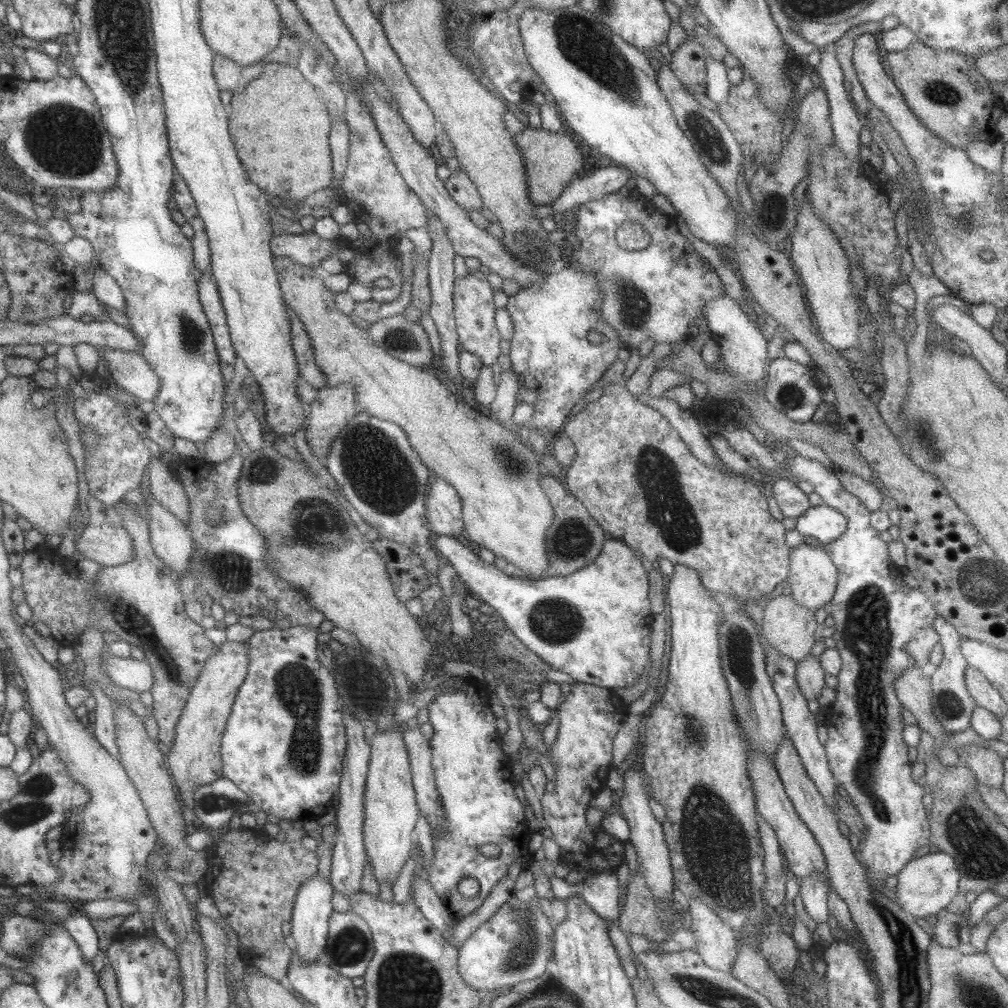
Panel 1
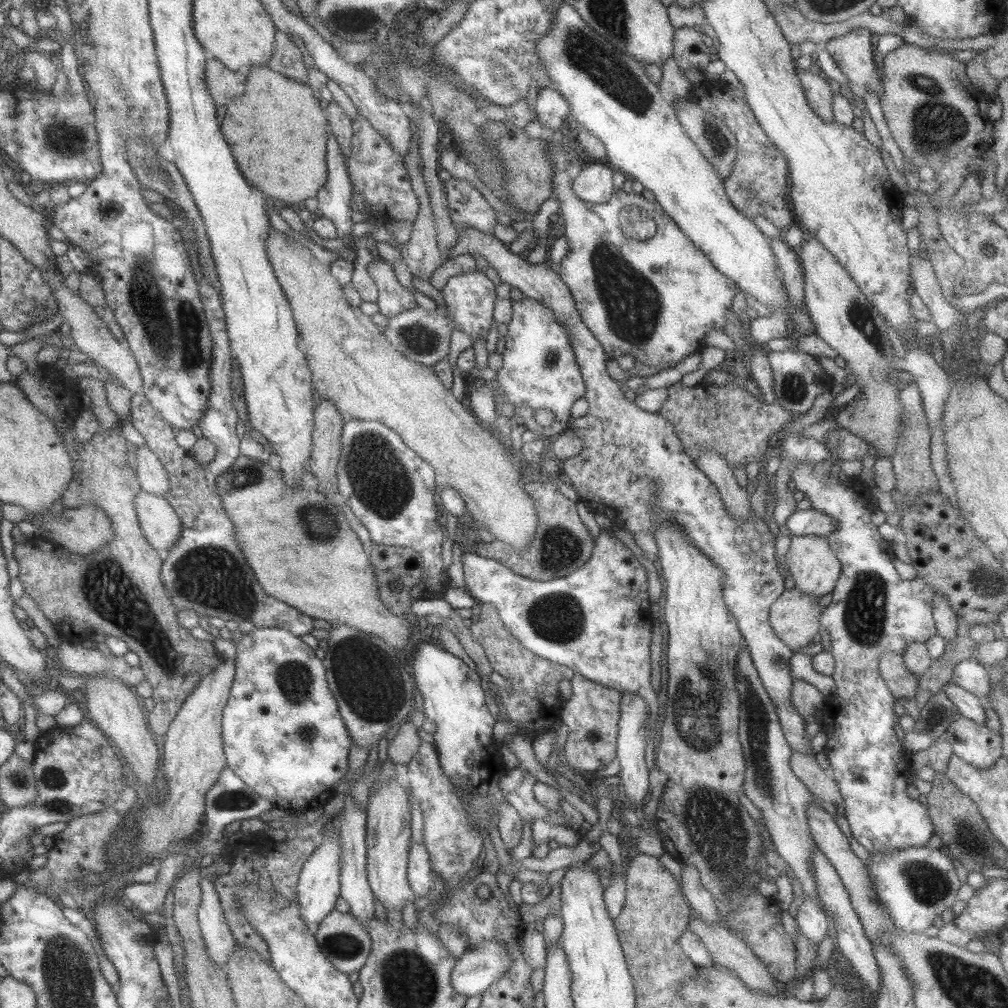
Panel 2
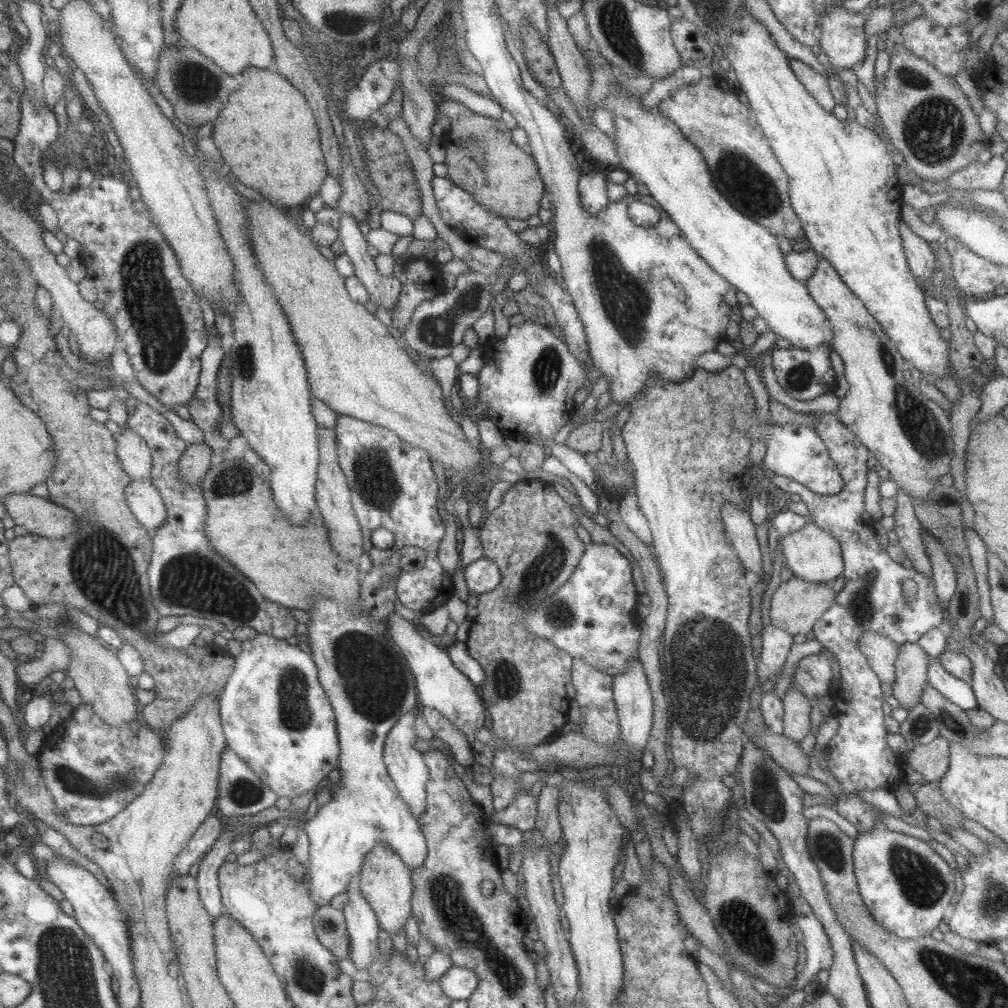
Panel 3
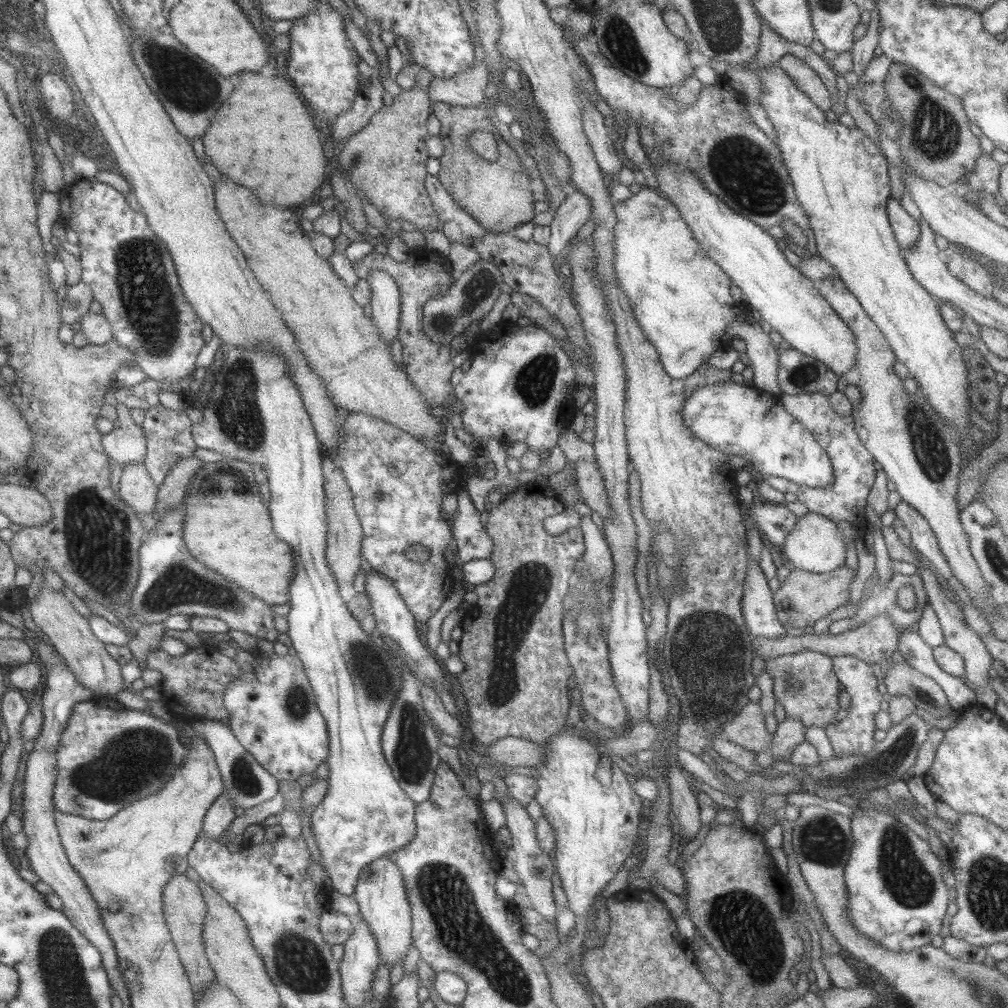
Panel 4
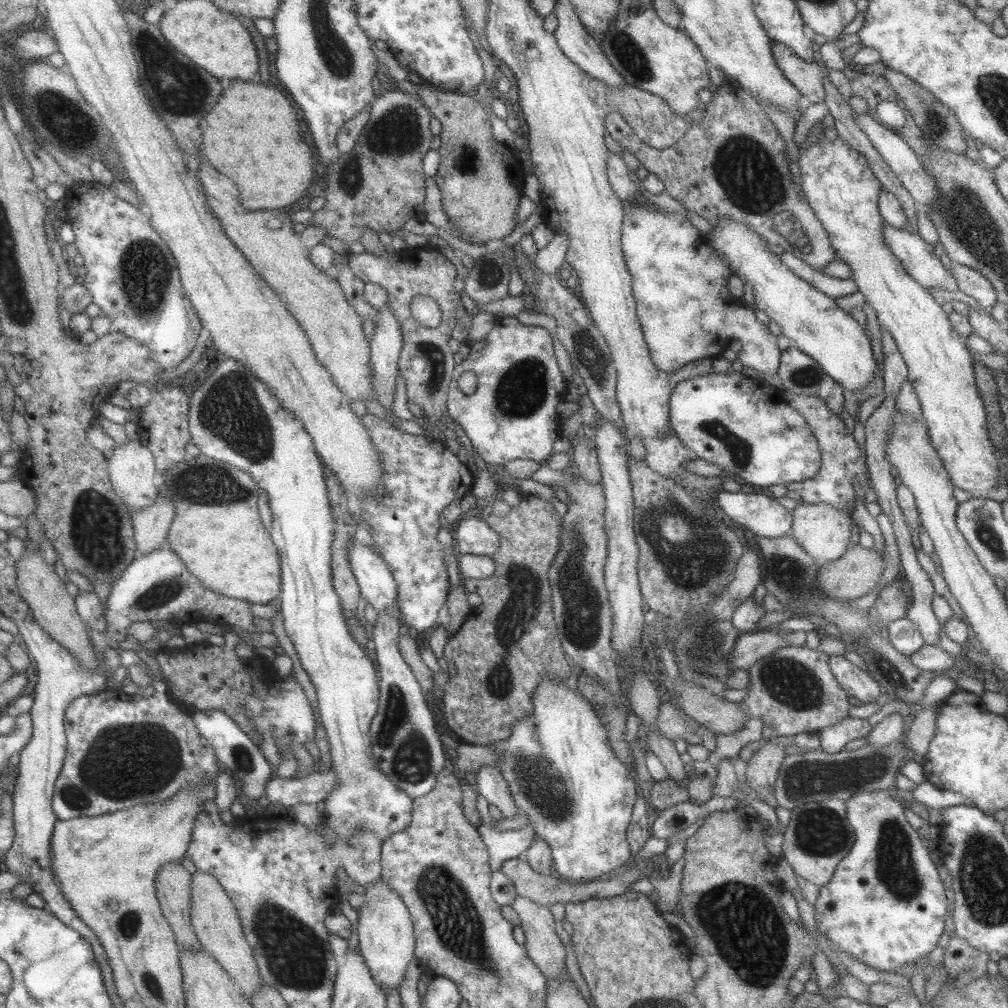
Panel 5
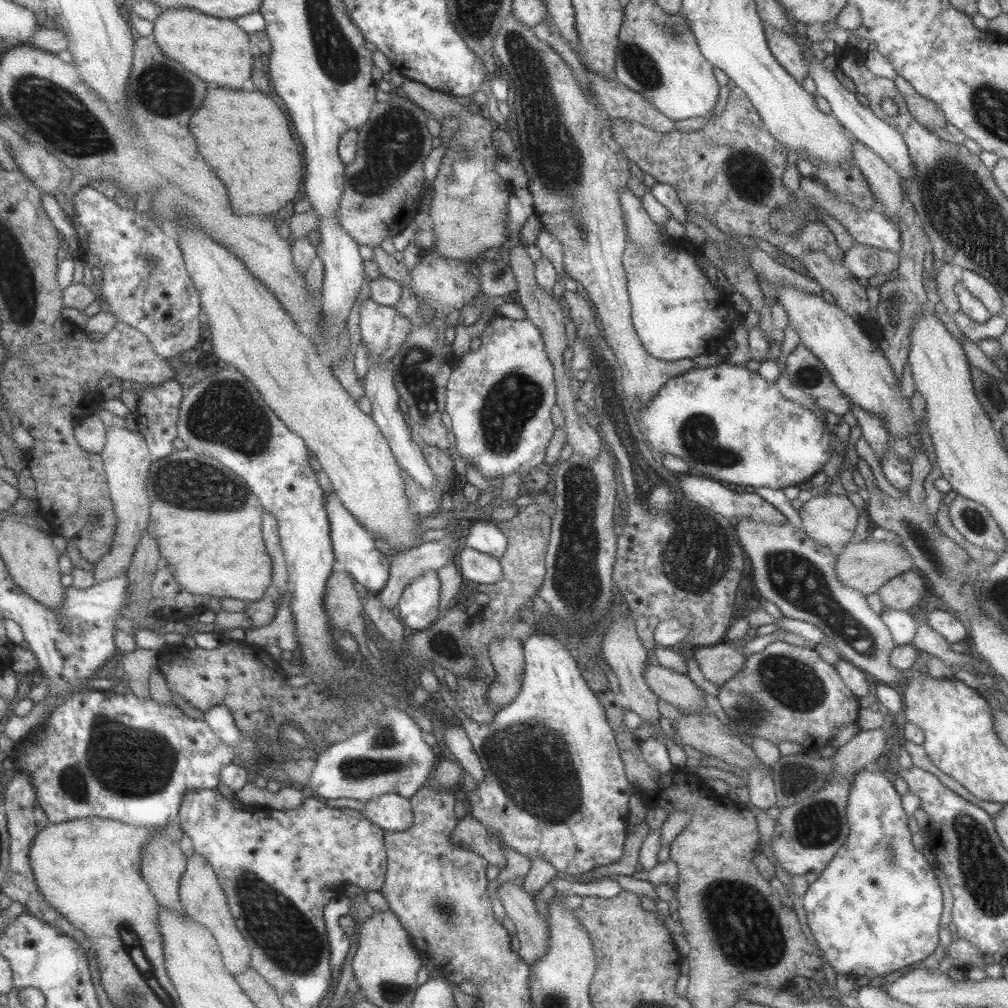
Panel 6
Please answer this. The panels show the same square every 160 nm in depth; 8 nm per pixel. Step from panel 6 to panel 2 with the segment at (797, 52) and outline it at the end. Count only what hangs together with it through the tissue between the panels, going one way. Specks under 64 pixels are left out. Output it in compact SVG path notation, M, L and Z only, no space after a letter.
M799 70L796 72L800 85L803 87L804 97L811 110L825 122L834 120L832 113L832 92L827 83L818 74L813 74L809 70Z

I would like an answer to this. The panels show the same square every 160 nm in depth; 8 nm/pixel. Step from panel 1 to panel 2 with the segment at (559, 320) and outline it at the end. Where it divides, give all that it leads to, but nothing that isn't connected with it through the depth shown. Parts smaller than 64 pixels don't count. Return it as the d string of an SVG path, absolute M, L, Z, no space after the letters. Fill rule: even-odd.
M524 297L512 301L512 317L507 323L502 365L493 381L497 394L505 397L505 403L513 405L515 417L521 417L525 429L542 439L559 435L572 420L571 406L585 394L585 385L575 364L573 349L560 322L540 302ZM536 410L553 414L553 422L547 428L535 423Z

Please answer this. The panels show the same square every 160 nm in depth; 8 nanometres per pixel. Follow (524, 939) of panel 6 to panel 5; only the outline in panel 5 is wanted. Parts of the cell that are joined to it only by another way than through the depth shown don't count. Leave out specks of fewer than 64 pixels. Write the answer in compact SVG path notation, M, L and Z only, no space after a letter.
M516 896L510 906L519 917L519 927L525 936L525 944L522 946L527 952L527 957L539 968L545 978L562 981L567 977L564 964L566 952L555 934L555 924L549 908L521 896Z

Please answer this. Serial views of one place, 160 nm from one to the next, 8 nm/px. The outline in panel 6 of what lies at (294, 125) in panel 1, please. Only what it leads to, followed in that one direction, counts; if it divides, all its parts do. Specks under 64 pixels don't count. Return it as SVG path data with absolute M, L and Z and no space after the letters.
M215 88L205 94L203 104L193 112L193 118L189 118L189 132L193 134L197 150L201 152L209 168L217 174L217 178L227 188L233 214L239 212L241 216L245 214L273 216L297 194L303 176L301 154L297 144L293 142L287 116L279 110L279 106L269 96L261 92L243 94L241 90Z

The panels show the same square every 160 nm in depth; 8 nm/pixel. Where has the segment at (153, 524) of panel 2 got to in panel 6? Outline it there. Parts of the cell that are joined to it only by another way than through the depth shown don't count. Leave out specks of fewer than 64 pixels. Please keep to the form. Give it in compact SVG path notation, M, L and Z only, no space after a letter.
M121 426L106 428L105 445L100 455L117 520L109 554L103 554L92 564L94 583L115 578L128 569L132 559L131 555L148 526L150 514L149 500L145 494L145 482L147 482L149 468L153 462L143 436L137 431L129 431Z

